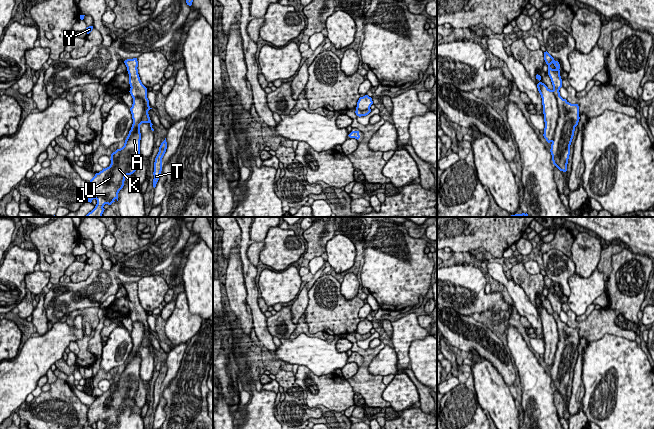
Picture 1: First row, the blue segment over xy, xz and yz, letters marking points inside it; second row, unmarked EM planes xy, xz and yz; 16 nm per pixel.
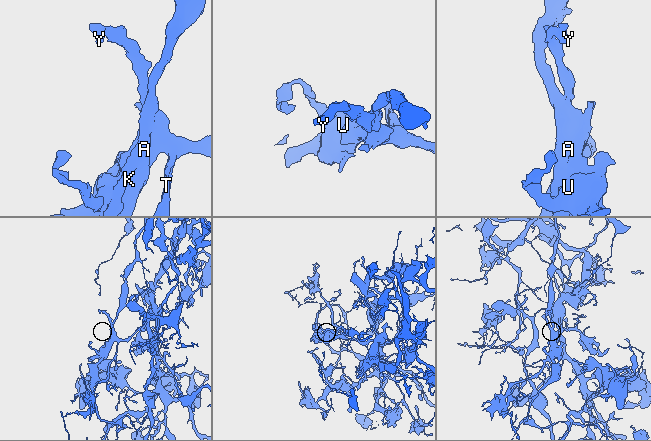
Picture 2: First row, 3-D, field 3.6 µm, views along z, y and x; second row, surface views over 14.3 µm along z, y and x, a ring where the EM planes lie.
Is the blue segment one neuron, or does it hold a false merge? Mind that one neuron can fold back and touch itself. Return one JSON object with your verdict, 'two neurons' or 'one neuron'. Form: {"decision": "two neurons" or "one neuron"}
{"decision": "two neurons"}

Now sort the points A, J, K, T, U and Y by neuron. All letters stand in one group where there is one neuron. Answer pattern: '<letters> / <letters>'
A J K T Y / U

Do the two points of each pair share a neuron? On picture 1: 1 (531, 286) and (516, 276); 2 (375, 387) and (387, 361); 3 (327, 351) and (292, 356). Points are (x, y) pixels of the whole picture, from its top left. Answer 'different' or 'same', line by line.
1: same
2: different
3: same

